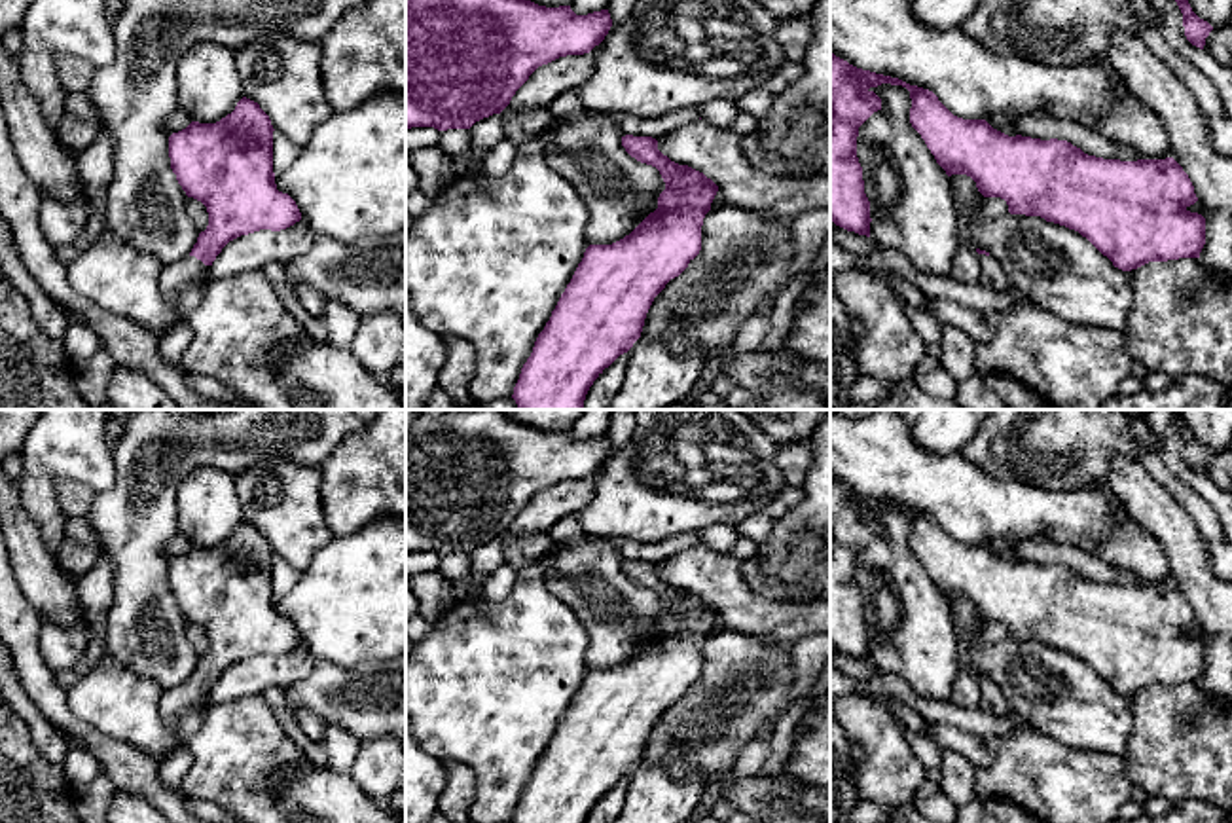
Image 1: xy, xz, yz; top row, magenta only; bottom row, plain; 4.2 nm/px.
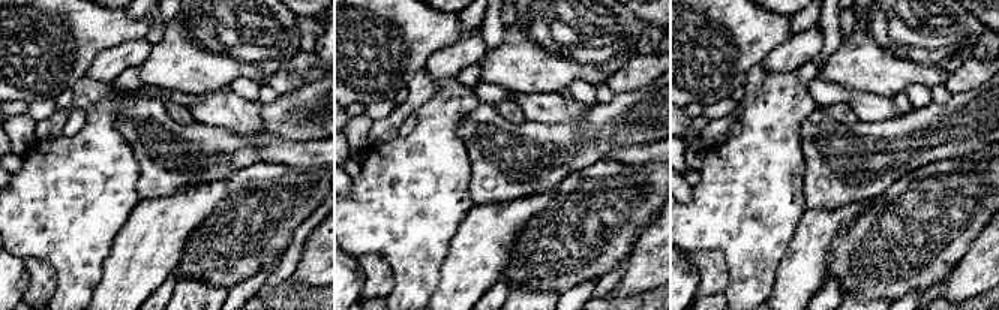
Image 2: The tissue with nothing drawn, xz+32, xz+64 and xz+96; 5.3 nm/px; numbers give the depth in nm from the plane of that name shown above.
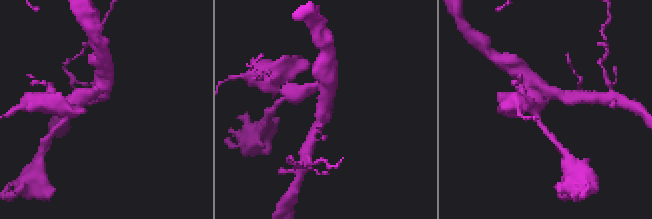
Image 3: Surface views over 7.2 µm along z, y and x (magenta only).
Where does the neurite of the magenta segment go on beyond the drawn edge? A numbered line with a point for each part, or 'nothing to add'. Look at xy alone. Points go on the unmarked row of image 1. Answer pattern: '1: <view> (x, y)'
1: xy (190, 696)

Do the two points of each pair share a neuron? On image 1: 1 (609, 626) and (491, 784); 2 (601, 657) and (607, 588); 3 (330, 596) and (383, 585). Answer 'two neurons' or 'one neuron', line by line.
1: two neurons
2: one neuron
3: one neuron

